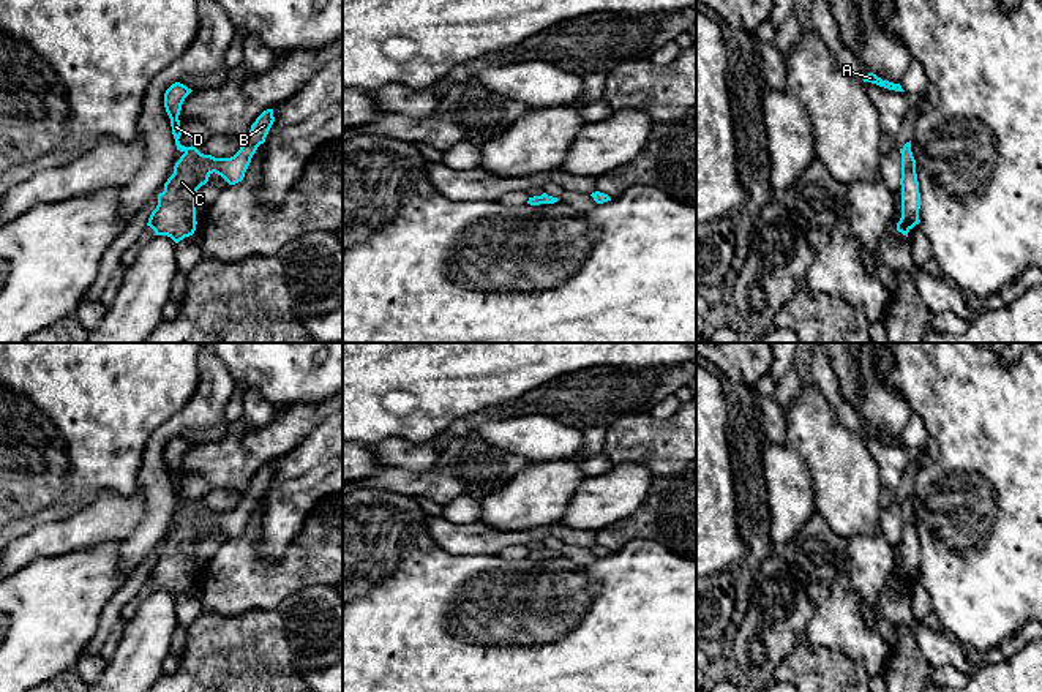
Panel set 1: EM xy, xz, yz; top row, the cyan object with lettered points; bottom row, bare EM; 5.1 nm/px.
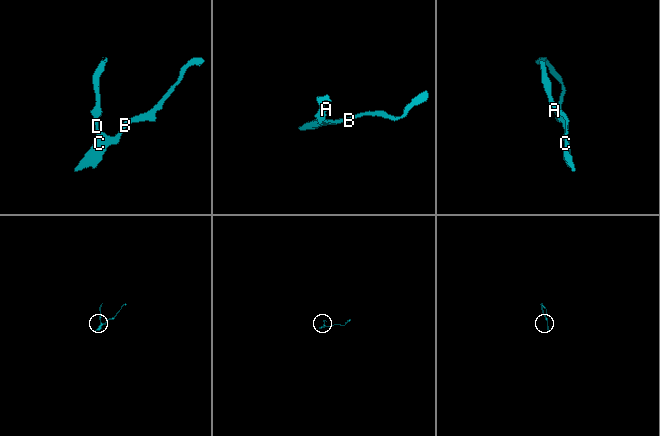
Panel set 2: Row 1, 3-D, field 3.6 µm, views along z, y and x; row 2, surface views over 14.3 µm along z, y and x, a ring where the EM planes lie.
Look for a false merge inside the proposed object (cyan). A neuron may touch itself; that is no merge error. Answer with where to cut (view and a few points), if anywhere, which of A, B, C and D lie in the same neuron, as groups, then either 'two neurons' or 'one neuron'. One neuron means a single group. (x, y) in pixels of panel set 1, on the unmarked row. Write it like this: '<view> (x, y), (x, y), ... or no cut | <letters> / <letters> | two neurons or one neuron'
no cut | A B C D | one neuron

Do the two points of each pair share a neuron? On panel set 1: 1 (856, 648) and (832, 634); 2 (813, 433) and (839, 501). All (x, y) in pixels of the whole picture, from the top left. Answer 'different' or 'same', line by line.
1: same
2: same

